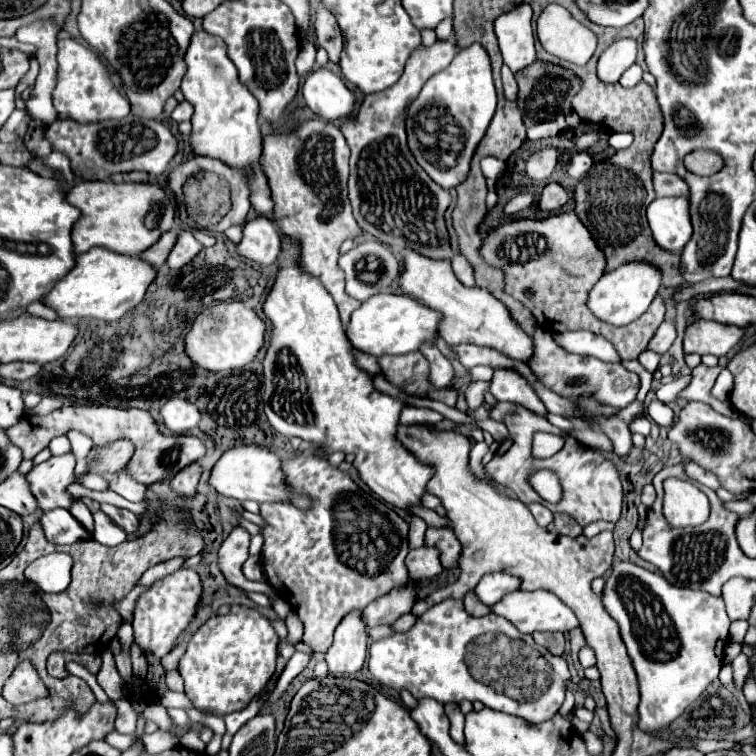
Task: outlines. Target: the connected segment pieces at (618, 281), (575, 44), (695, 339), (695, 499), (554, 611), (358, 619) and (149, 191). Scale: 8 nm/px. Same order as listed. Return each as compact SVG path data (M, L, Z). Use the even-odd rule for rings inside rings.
M624 262L624 266L618 266L616 270L606 272L590 290L588 296L588 308L604 322L614 326L624 326L628 322L638 320L650 306L650 300L654 300L654 294L662 286L662 274L656 270L656 266L648 266L648 262Z
M546 6L538 18L538 40L546 52L584 66L594 50L596 36L562 6Z
M700 320L686 328L683 338L684 352L696 352L700 356L728 356L732 348L744 342L746 332L738 326L722 324L716 320Z
M688 480L664 482L664 518L672 528L698 526L708 518L708 498Z
M534 590L534 592L512 592L506 594L498 604L490 606L490 610L508 622L512 622L520 632L532 634L532 632L570 632L572 628L578 626L578 620L574 612L560 600L556 594L546 592L546 590Z
M362 610L346 614L334 632L334 642L326 652L332 676L354 676L368 654L368 626L364 626Z
M108 180L76 182L76 186L66 194L66 200L82 212L82 218L74 224L72 240L76 252L88 252L94 246L104 246L118 254L142 254L148 250L166 230L174 226L174 206L170 204L164 186L150 182L122 182L116 184ZM162 204L162 216L150 218L154 206Z

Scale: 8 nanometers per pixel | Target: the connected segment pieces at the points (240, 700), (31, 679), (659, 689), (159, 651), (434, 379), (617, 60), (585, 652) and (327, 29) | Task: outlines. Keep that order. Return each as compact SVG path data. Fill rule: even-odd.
M232 606L228 614L224 616L212 616L200 630L192 636L188 642L186 654L180 658L178 672L184 678L186 694L188 698L202 710L212 710L212 712L232 712L232 710L242 710L248 706L248 702L260 694L266 686L266 682L274 674L276 666L276 656L278 656L278 634L268 622L266 616L262 616L258 610L248 608L248 606Z
M20 662L16 672L10 676L8 684L4 686L4 698L12 704L24 704L34 698L48 694L46 686L30 666L30 662ZM18 692L18 694L16 694Z
M616 560L612 572L606 576L606 586L602 592L602 604L608 614L618 622L620 636L628 648L634 670L640 682L640 722L638 728L646 734L660 734L670 728L670 724L706 690L706 686L718 678L724 660L724 646L728 644L730 618L724 610L724 602L718 596L700 590L678 588L666 582L664 576L640 568L632 562Z
M178 570L172 576L166 576L160 582L154 582L148 592L144 592L134 608L134 636L136 644L144 654L152 654L154 658L164 658L172 648L176 638L190 626L196 618L196 610L202 596L200 576L194 570Z
M424 346L422 354L428 358L430 362L430 382L436 386L436 388L446 388L452 384L454 380L454 368L450 364L450 360L438 350L438 348L430 348L430 346Z
M624 38L614 42L608 50L602 52L598 60L598 76L604 82L618 82L622 72L628 70L636 62L636 40Z
M587 645L581 648L578 657L582 668L588 668L596 665L594 651Z
M320 4L314 12L314 28L320 46L328 52L328 58L332 64L340 64L340 52L342 52L342 32L336 24L336 18Z

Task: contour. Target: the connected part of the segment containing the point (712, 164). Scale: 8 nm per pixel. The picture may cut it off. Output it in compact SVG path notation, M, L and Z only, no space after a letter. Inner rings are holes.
M696 150L686 156L686 166L694 170L694 174L710 176L722 168L722 158L710 150Z

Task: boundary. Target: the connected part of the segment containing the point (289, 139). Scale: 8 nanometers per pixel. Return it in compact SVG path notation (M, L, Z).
M314 120L292 134L266 136L260 158L274 200L274 222L284 236L300 244L300 268L324 284L340 310L342 326L348 324L352 310L360 306L344 292L344 272L338 266L342 242L350 234L362 234L352 216L346 190L348 156L350 148L342 132L334 124Z

